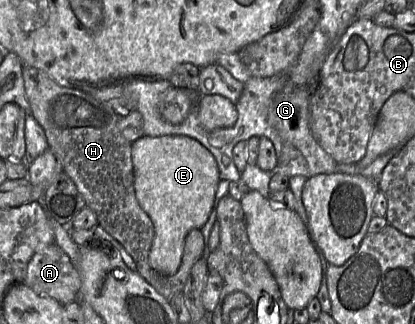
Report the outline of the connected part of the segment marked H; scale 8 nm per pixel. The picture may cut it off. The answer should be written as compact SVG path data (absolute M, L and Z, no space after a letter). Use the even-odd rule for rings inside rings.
M23 64L22 76L31 113L45 132L48 148L59 158L63 171L75 183L86 206L95 212L98 225L123 246L133 259L136 271L165 299L183 292L192 266L203 255L203 233L201 229L192 229L187 234L181 265L175 274L164 275L151 267L149 253L154 226L136 197L132 142L118 129L120 115L90 93L61 86L35 67Z

